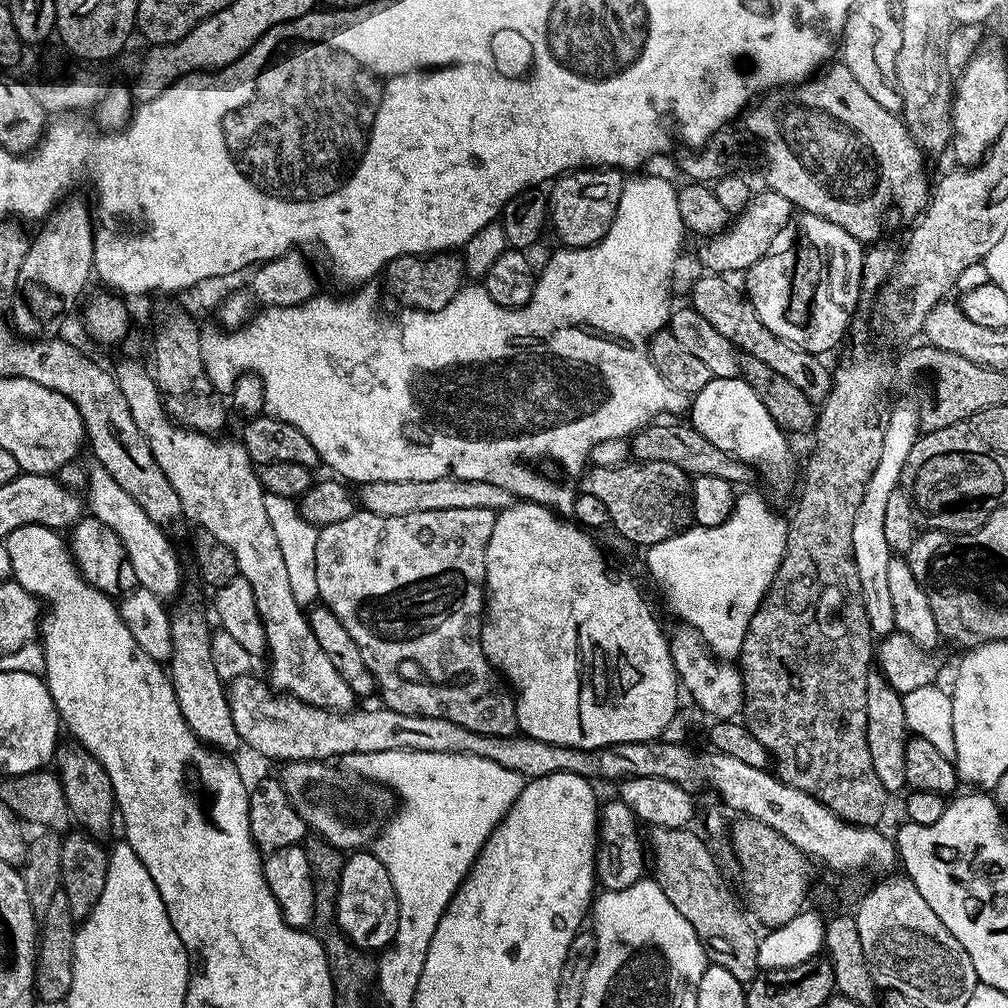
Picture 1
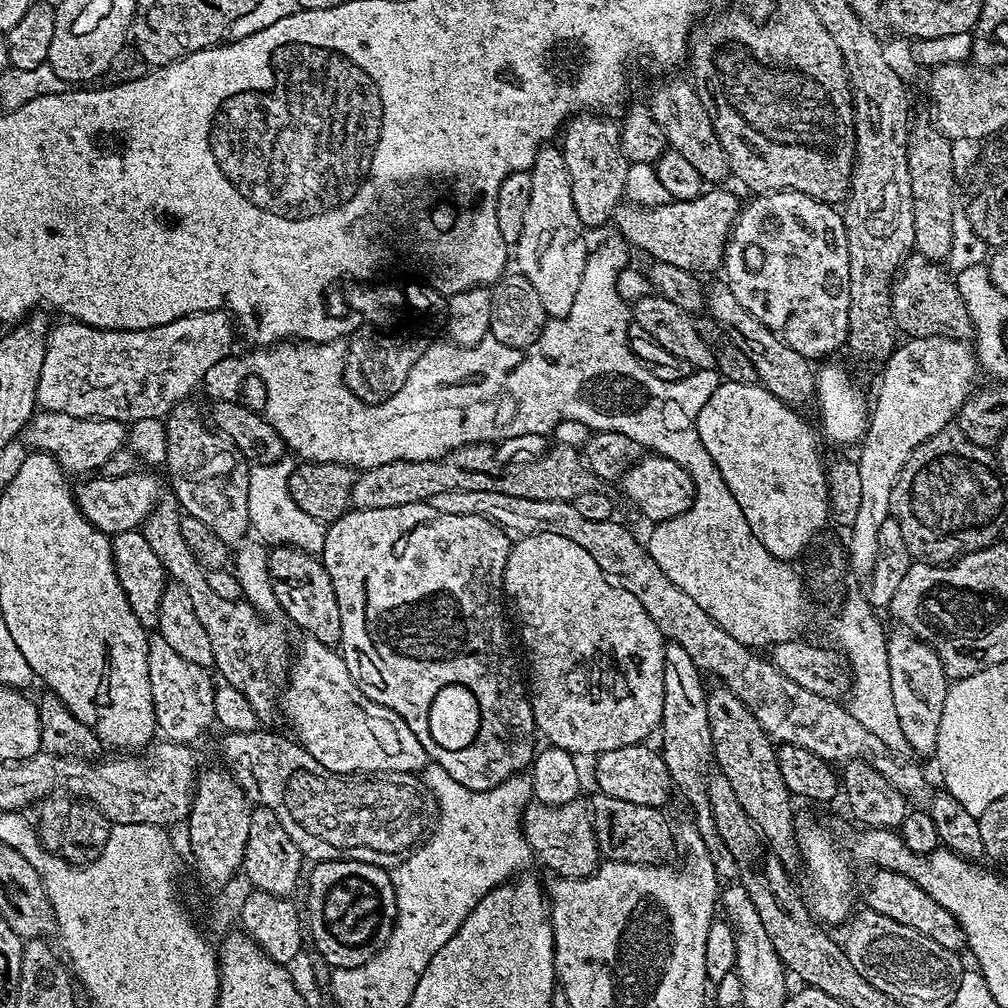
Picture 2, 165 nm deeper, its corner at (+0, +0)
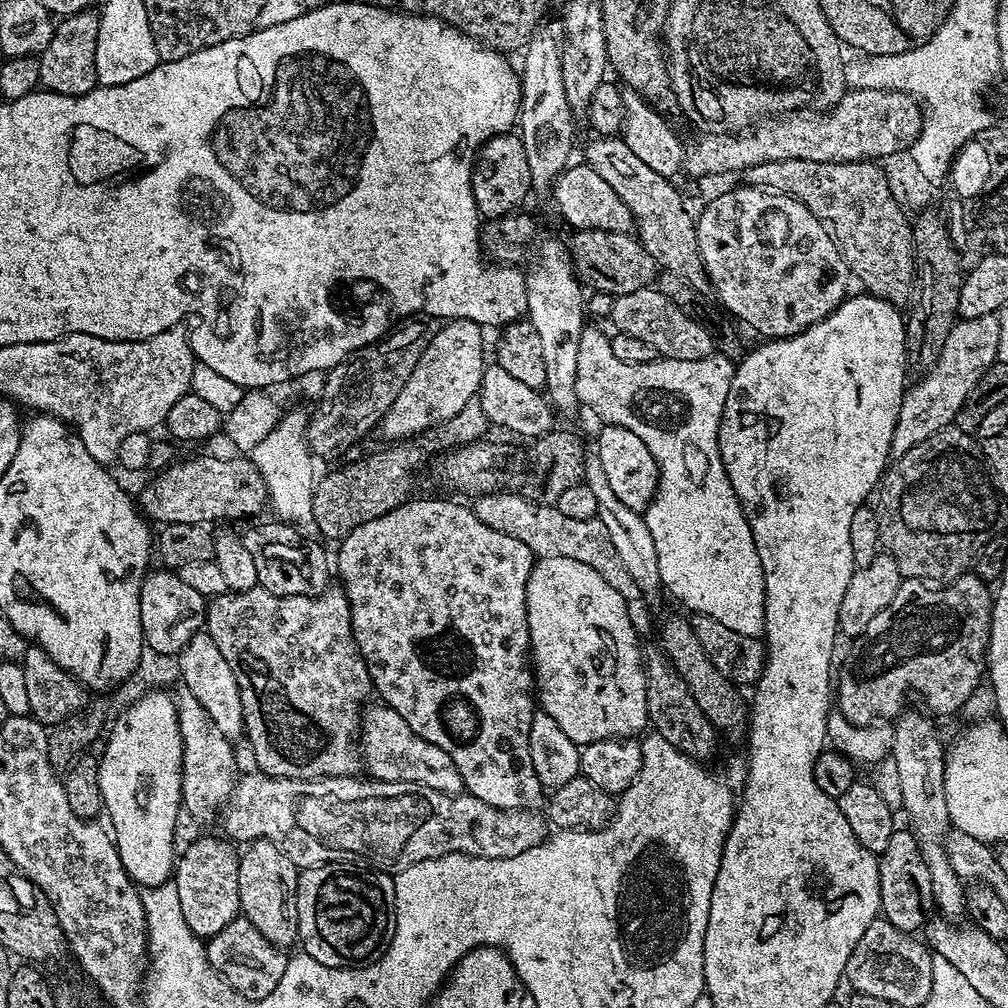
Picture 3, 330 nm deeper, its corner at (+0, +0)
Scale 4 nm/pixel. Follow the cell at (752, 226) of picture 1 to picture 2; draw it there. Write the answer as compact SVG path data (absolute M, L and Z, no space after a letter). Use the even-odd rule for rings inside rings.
M712 186L695 196L693 200L671 200L668 204L641 208L639 204L621 202L613 213L611 223L616 224L619 239L627 242L633 249L636 248L646 255L652 256L653 261L670 262L670 266L682 266L682 270L705 274L721 267L724 262L724 247L728 244L728 235L736 223L737 215L742 207L741 201L736 201L732 192L727 192L724 186Z

